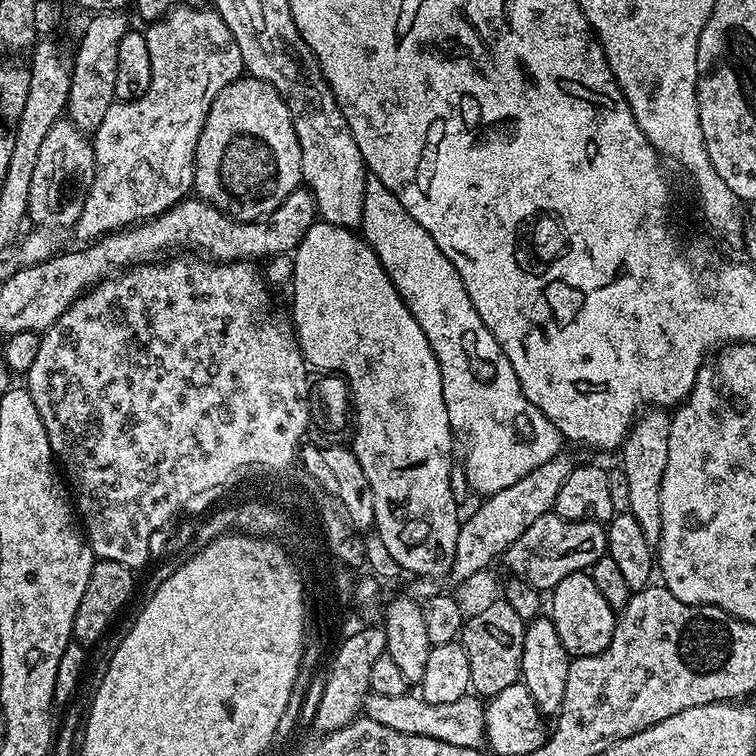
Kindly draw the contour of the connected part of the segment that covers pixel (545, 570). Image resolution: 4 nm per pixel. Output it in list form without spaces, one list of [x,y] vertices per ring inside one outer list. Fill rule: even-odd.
[[[548,512],[538,522],[532,523],[530,530],[508,547],[502,557],[502,564],[512,571],[517,580],[525,580],[537,590],[551,590],[562,578],[575,572],[591,569],[598,558],[608,555],[608,529],[599,520],[567,520]]]

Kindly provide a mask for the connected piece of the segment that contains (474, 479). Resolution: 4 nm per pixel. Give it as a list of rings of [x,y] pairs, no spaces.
[[[369,175],[364,182],[364,201],[362,202],[360,228],[364,239],[368,241],[368,245],[374,250],[374,254],[378,254],[390,282],[406,302],[410,314],[414,314],[418,326],[422,326],[422,334],[426,334],[426,342],[430,342],[430,350],[434,350],[434,358],[438,358],[438,366],[442,374],[442,394],[446,402],[448,417],[452,423],[452,430],[453,433],[460,435],[461,432],[464,435],[464,448],[468,451],[464,456],[464,468],[468,471],[469,486],[474,491],[480,492],[481,497],[492,496],[498,490],[506,490],[510,486],[514,486],[514,482],[518,482],[518,478],[526,478],[526,474],[530,474],[530,470],[542,466],[542,462],[548,462],[550,458],[561,455],[562,437],[560,432],[554,426],[554,422],[548,420],[546,414],[542,414],[542,410],[538,410],[538,406],[534,406],[534,402],[530,402],[530,398],[526,398],[526,394],[522,394],[522,386],[518,382],[518,374],[514,374],[514,366],[510,366],[510,358],[506,358],[506,354],[498,346],[494,334],[490,334],[486,322],[482,322],[478,310],[474,310],[474,302],[470,302],[470,294],[466,294],[466,286],[462,282],[458,270],[450,262],[450,258],[446,258],[446,254],[442,254],[442,250],[438,250],[438,242],[434,242],[434,238],[430,238],[430,234],[426,234],[426,230],[422,230],[422,226],[418,226],[418,222],[414,222],[414,218],[410,218],[410,214],[406,214],[406,206],[402,206],[402,202],[398,202],[396,195],[386,186],[382,186],[379,178],[373,175]]]

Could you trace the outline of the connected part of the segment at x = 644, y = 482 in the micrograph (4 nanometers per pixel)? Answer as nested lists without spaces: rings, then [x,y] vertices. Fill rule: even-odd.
[[[655,406],[641,411],[632,422],[627,436],[624,437],[619,463],[626,474],[630,489],[630,506],[628,511],[638,518],[646,542],[653,546],[660,543],[662,528],[662,474],[666,474],[666,458],[670,455],[670,422],[671,415],[665,409]]]

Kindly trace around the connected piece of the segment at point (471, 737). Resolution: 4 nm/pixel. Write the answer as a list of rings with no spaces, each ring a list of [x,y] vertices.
[[[369,691],[364,699],[363,715],[374,722],[382,722],[382,726],[390,726],[402,734],[418,734],[450,742],[454,746],[480,748],[485,743],[484,709],[485,701],[475,694],[458,698],[454,702],[426,702],[423,696],[411,691],[398,694],[398,698],[386,698],[386,694]]]

